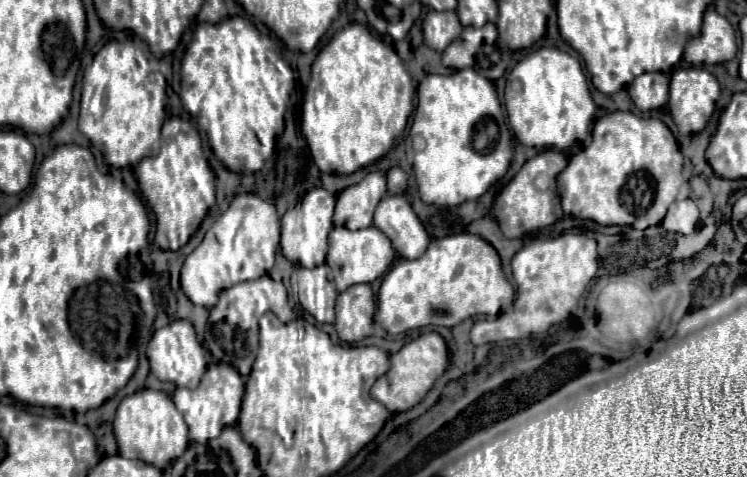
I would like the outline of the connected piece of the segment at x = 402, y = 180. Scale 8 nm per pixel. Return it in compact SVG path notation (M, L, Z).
M395 166L387 172L387 194L403 194L407 190L407 176L405 172Z

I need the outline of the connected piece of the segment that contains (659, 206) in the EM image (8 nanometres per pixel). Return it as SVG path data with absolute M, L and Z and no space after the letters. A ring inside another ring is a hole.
M609 112L595 122L593 142L579 154L570 157L567 168L557 176L557 194L561 196L563 212L581 218L593 220L601 226L633 226L647 228L655 226L667 214L669 204L675 200L679 186L683 182L683 154L679 152L677 140L671 130L657 118L641 118L633 112Z

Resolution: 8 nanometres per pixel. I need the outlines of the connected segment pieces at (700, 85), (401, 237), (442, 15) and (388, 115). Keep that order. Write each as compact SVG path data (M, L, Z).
M679 68L673 72L671 88L669 88L669 112L671 112L681 134L701 132L707 126L707 122L715 110L717 98L719 98L719 82L707 70L703 70L703 68Z
M383 196L375 210L373 226L379 228L391 240L397 254L407 260L415 260L427 250L429 236L405 196Z
M429 10L423 20L425 44L437 52L443 52L463 30L455 12Z
M349 24L335 34L313 62L302 105L301 132L319 170L353 174L385 156L407 126L415 93L416 85L394 47L373 36L367 26Z

